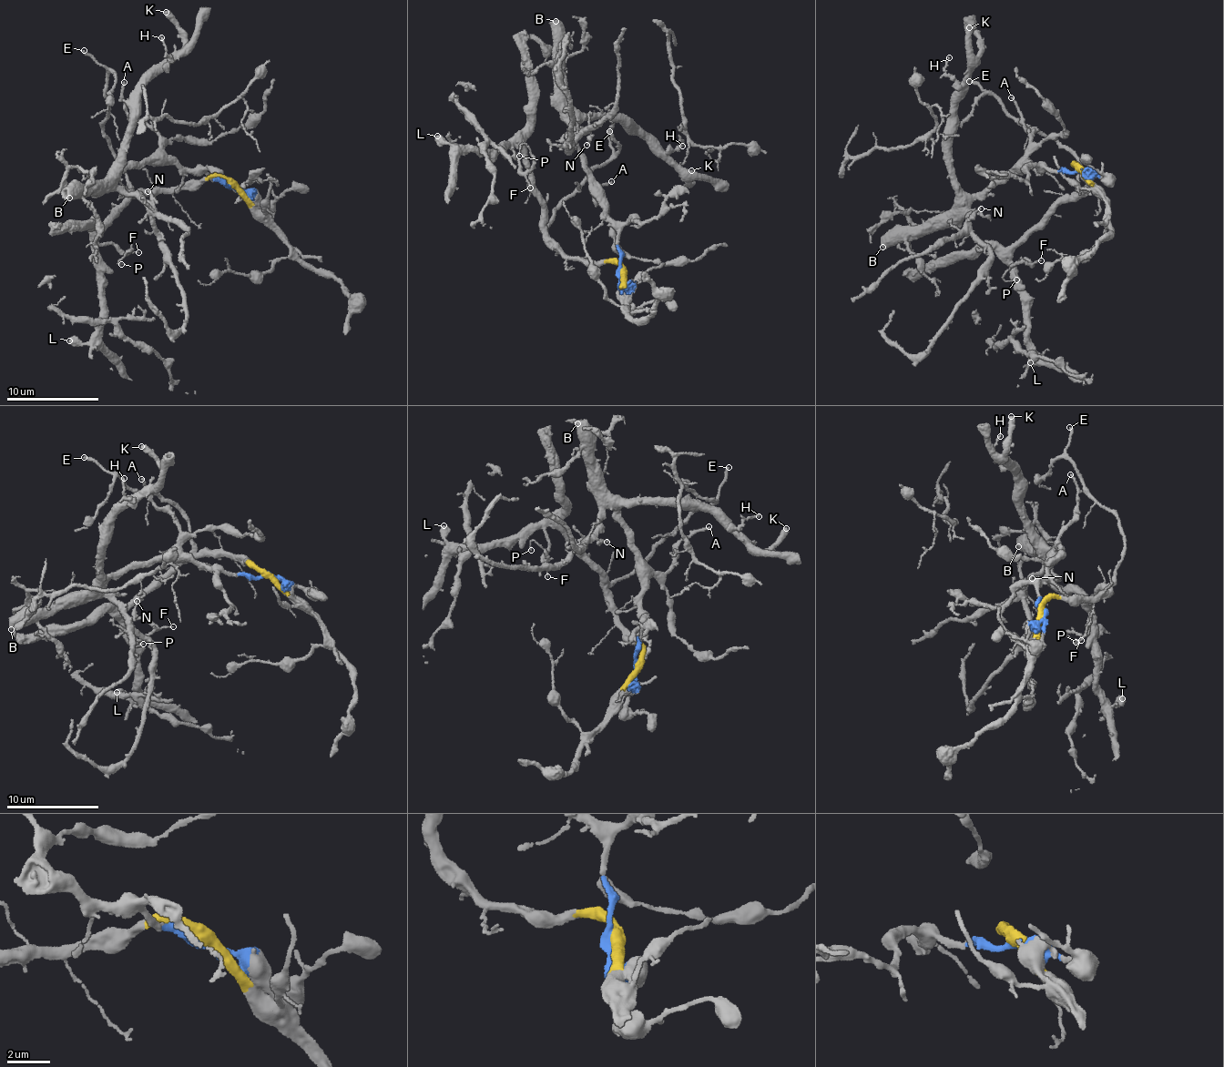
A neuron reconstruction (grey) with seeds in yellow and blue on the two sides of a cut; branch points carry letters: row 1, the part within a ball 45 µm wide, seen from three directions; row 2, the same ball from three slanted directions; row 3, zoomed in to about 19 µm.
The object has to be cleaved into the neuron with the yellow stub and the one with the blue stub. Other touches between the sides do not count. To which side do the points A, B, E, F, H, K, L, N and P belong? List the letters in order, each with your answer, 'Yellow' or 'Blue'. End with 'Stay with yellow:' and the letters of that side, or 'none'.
A: Blue
B: Blue
E: Yellow
F: Yellow
H: Blue
K: Blue
L: Yellow
N: Blue
P: Yellow
Stay with yellow: E, F, L, P

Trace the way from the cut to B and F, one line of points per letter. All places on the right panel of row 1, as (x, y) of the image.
B: (1081, 170), (1014, 170), (990, 188), (965, 197), (949, 211), (906, 229), (896, 242), (882, 247)
F: (1081, 170), (1076, 167), (1087, 170), (1090, 181), (1080, 196), (1059, 200), (1010, 259), (1033, 264), (1042, 259)

